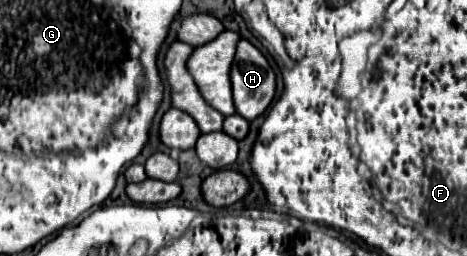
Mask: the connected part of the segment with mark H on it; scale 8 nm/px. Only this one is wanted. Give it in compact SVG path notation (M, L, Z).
M242 39L236 49L236 59L232 65L232 91L234 91L236 113L248 121L254 121L256 117L260 117L270 107L276 95L276 71L270 67L262 51L246 39Z

